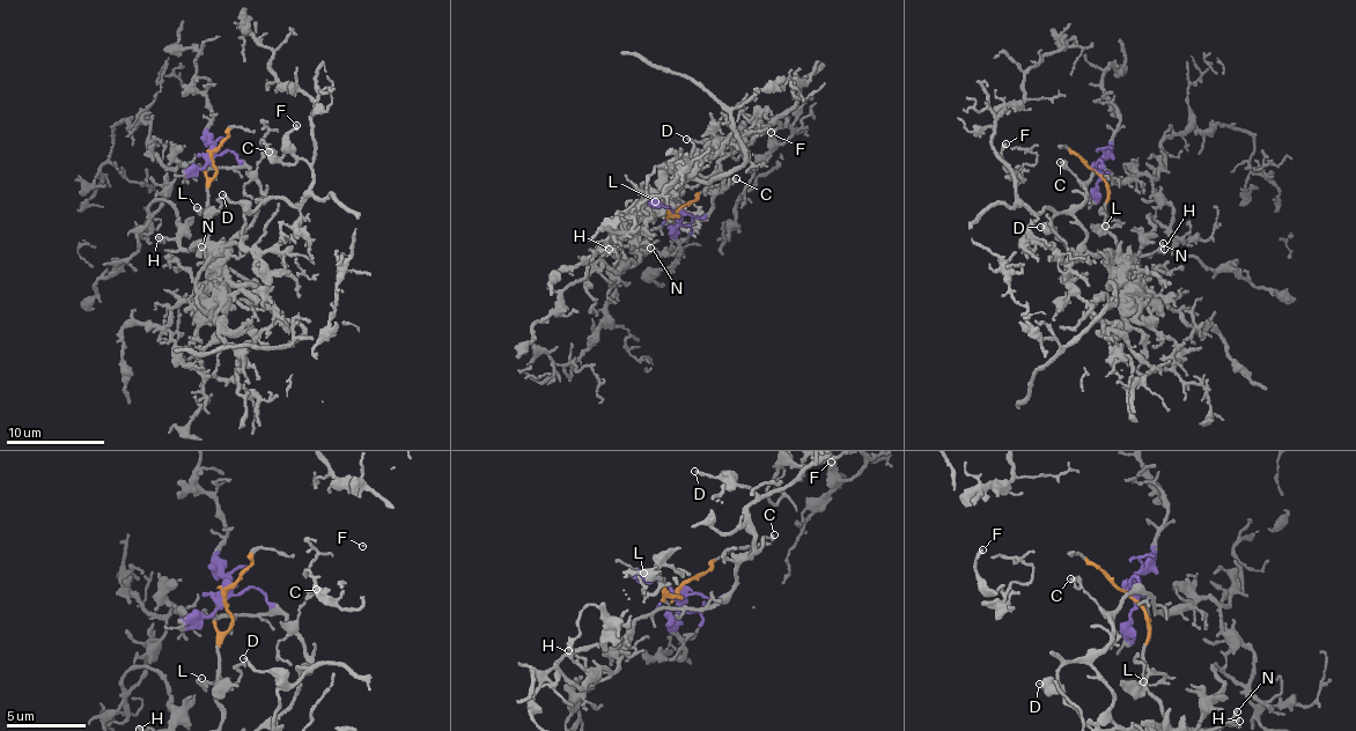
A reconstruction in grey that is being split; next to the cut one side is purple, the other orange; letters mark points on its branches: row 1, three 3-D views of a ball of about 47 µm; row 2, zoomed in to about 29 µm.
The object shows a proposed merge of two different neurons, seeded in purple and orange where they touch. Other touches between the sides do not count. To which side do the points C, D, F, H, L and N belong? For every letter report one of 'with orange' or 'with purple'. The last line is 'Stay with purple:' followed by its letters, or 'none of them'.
C: with purple
D: with purple
F: with purple
H: with orange
L: with orange
N: with orange
Stay with purple: C, D, F

